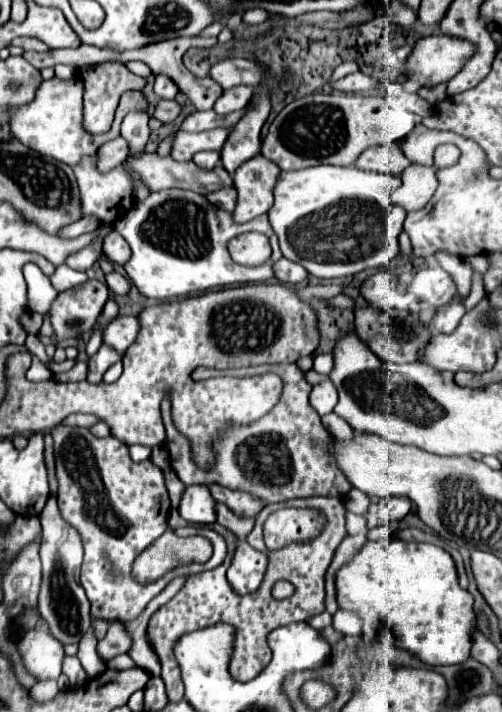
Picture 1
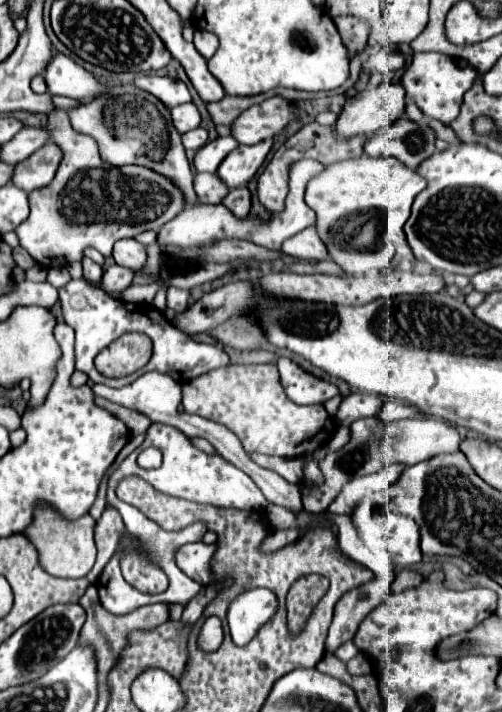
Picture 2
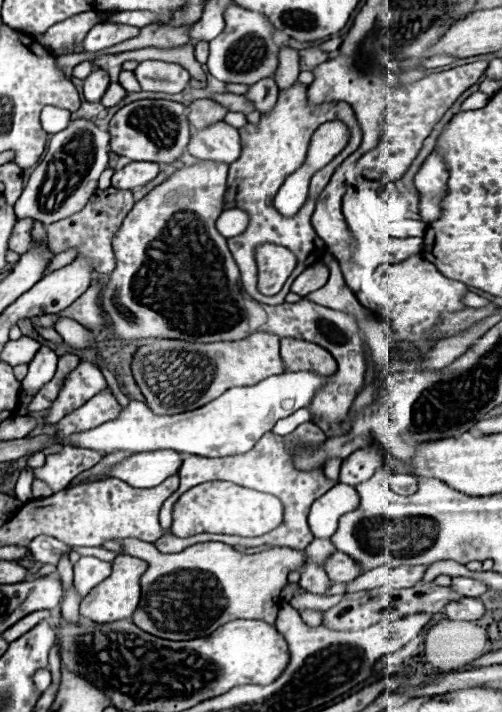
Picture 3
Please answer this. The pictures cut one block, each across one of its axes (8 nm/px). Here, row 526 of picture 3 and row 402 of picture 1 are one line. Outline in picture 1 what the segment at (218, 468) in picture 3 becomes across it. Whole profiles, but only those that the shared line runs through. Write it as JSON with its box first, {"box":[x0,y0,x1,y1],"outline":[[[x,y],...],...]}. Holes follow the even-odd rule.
{"box":[161,364,352,504],"outline":[[[296,364],[260,366],[260,374],[266,372],[278,374],[284,382],[280,402],[268,414],[264,414],[264,418],[248,426],[232,426],[228,434],[220,434],[220,442],[216,442],[216,462],[208,470],[192,462],[192,444],[172,424],[170,400],[161,403],[161,416],[166,428],[166,448],[170,452],[174,472],[187,486],[216,482],[232,490],[248,492],[266,504],[312,496],[344,498],[352,486],[346,476],[332,466],[330,446],[326,444],[330,440],[330,434],[308,402],[312,386],[304,380],[304,372]]]}

